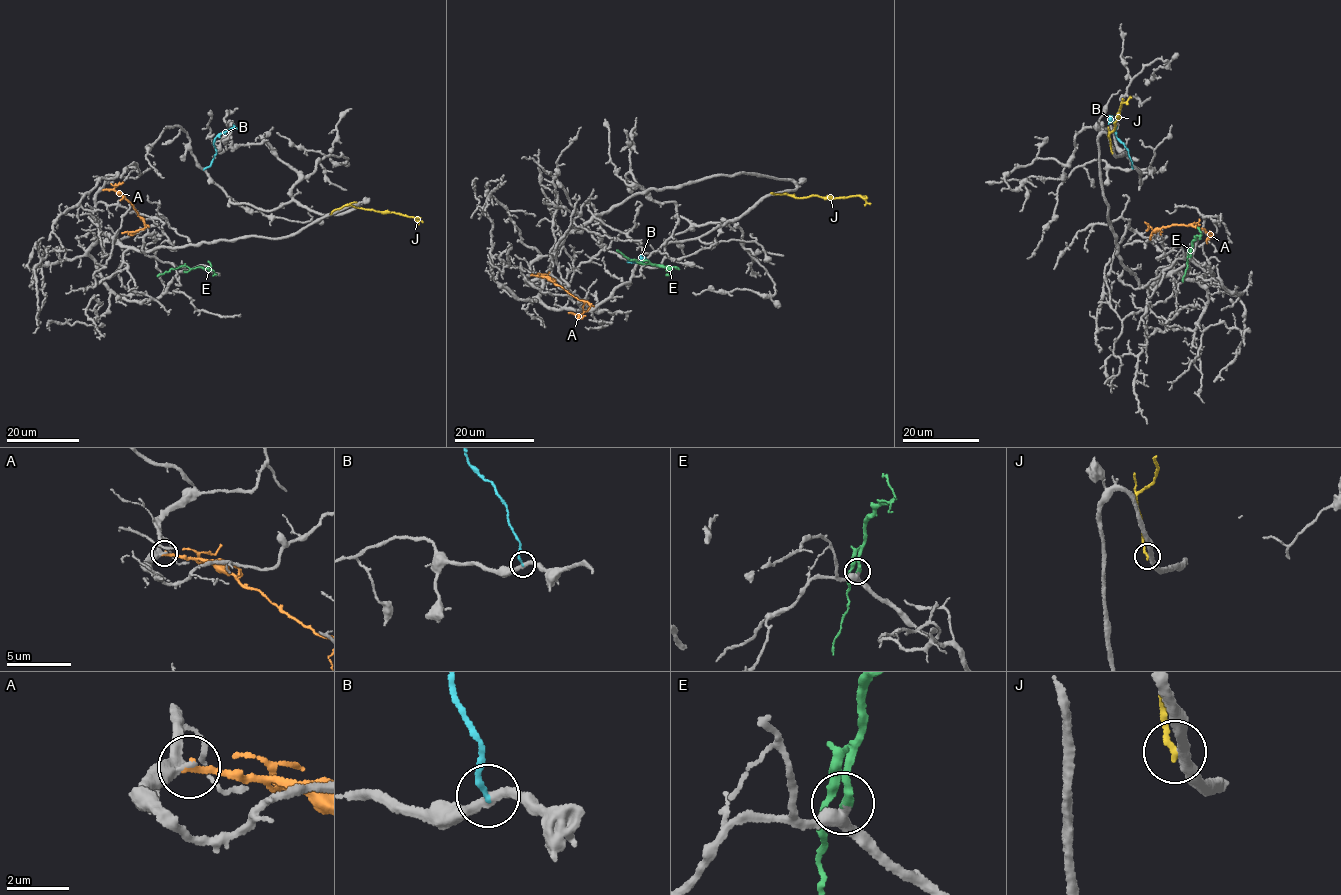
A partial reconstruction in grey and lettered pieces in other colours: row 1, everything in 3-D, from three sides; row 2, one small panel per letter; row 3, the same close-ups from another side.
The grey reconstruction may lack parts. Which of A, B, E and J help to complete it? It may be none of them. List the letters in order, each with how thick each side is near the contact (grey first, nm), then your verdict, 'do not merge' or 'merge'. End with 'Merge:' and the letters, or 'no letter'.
A: 240/220 nm | do not merge
B: 280/190 nm | do not merge
E: 280/280 nm | merge
J: 360/200 nm | do not merge
Merge: E

